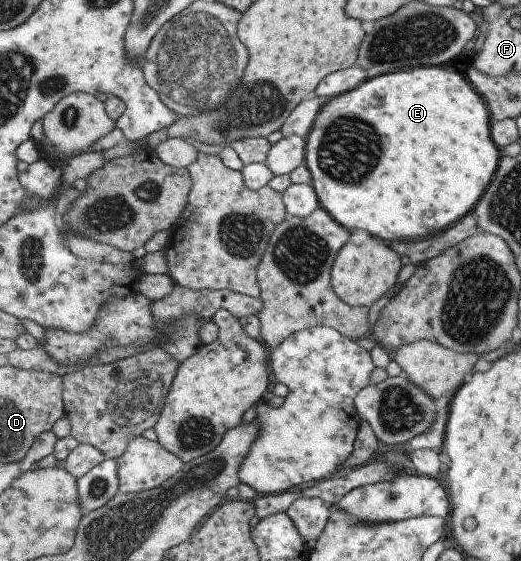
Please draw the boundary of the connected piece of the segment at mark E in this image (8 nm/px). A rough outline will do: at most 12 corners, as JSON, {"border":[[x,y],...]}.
{"border":[[451,66],[322,106],[321,207],[385,242],[472,211],[501,153]]}

